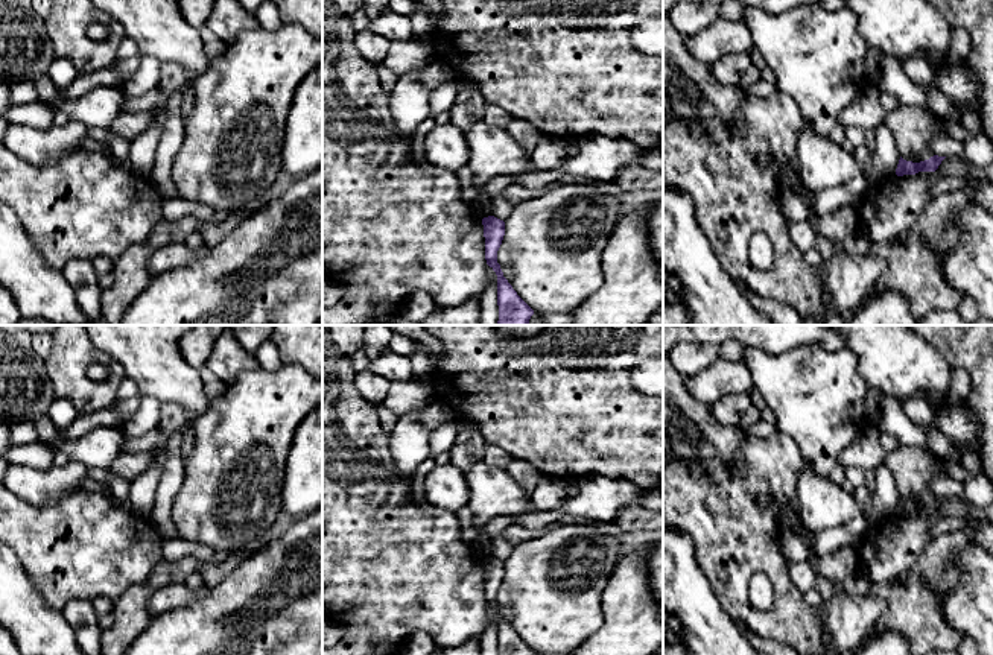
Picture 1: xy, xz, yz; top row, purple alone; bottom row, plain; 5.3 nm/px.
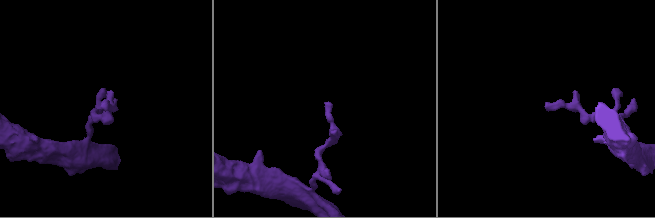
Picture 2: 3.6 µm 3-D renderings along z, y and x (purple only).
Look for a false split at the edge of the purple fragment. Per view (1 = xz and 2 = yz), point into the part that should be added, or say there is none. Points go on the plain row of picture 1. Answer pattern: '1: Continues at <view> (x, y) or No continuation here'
1: No continuation here
2: No continuation here

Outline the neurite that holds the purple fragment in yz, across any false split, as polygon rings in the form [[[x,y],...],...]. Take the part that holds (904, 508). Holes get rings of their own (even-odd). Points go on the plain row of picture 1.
[[[934,495],[929,500],[912,503],[900,497],[896,515],[903,517],[903,515],[915,515],[918,512],[935,512],[944,498],[946,497]]]

